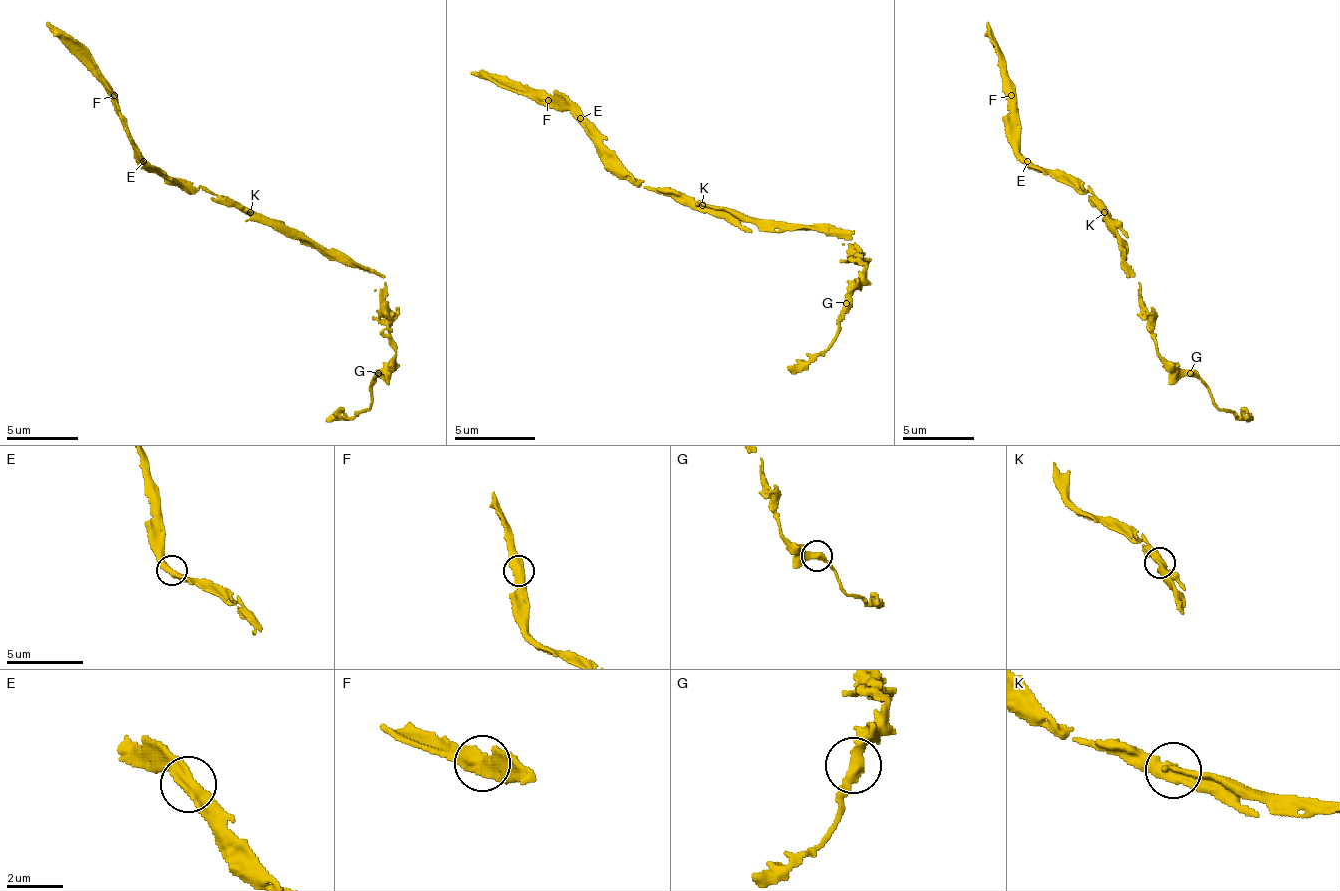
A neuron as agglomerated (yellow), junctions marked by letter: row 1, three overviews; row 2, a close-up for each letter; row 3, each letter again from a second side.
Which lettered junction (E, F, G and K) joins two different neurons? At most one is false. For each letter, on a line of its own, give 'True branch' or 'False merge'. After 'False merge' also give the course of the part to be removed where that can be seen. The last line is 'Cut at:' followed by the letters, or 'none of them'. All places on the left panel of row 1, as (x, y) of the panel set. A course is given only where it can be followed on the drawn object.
E: True branch
F: True branch
G: True branch
K: True branch
Cut at: none of them

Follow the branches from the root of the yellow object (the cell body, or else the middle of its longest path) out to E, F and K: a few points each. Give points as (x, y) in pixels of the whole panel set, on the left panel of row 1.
E: (271, 225), (249, 218), (231, 204), (217, 204), (203, 189), (185, 189), (142, 161)
F: (271, 225), (249, 218), (231, 204), (217, 204), (203, 189), (185, 189), (153, 168), (138, 153), (113, 96)
K: (271, 225), (260, 222), (249, 211)

